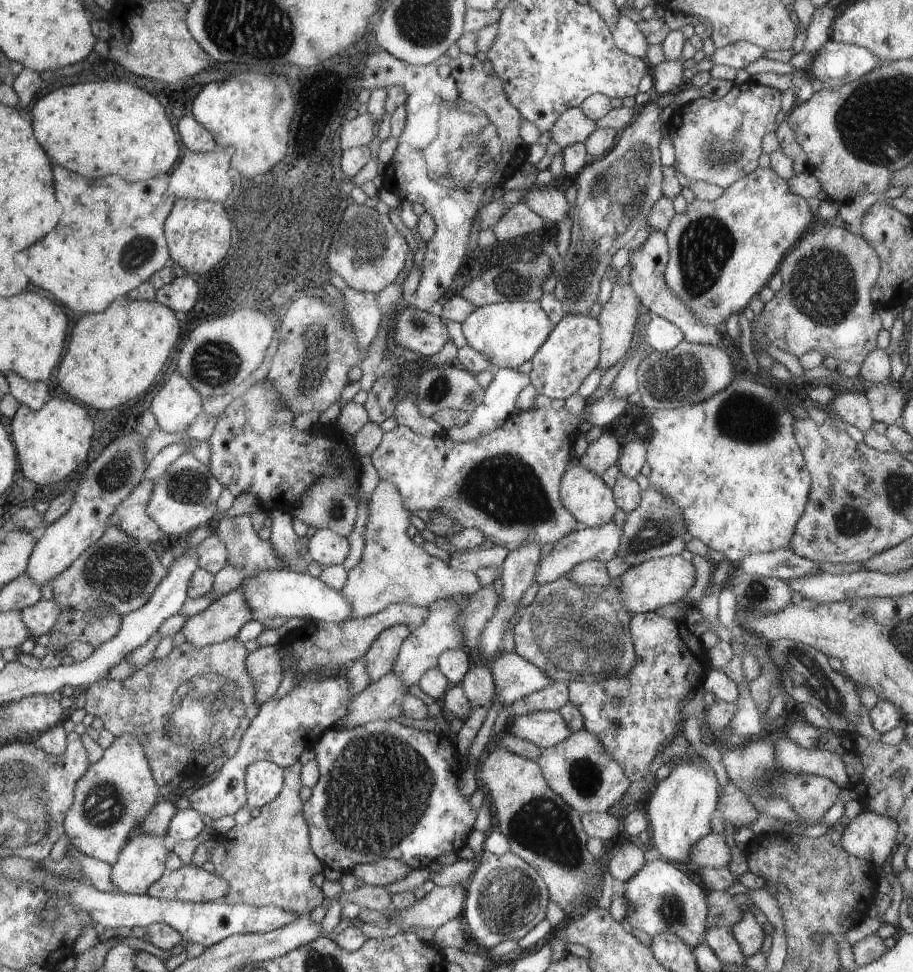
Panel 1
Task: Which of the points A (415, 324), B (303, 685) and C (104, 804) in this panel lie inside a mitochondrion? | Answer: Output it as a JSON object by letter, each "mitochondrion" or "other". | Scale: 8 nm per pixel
{"A":"mitochondrion","B":"mitochondrion","C":"mitochondrion"}

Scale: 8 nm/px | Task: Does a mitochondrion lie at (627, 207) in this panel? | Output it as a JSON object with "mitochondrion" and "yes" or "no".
{"mitochondrion":"yes"}

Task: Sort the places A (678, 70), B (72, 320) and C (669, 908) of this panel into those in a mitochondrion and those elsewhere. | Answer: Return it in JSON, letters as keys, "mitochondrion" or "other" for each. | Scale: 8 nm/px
{"A":"other","B":"other","C":"mitochondrion"}

